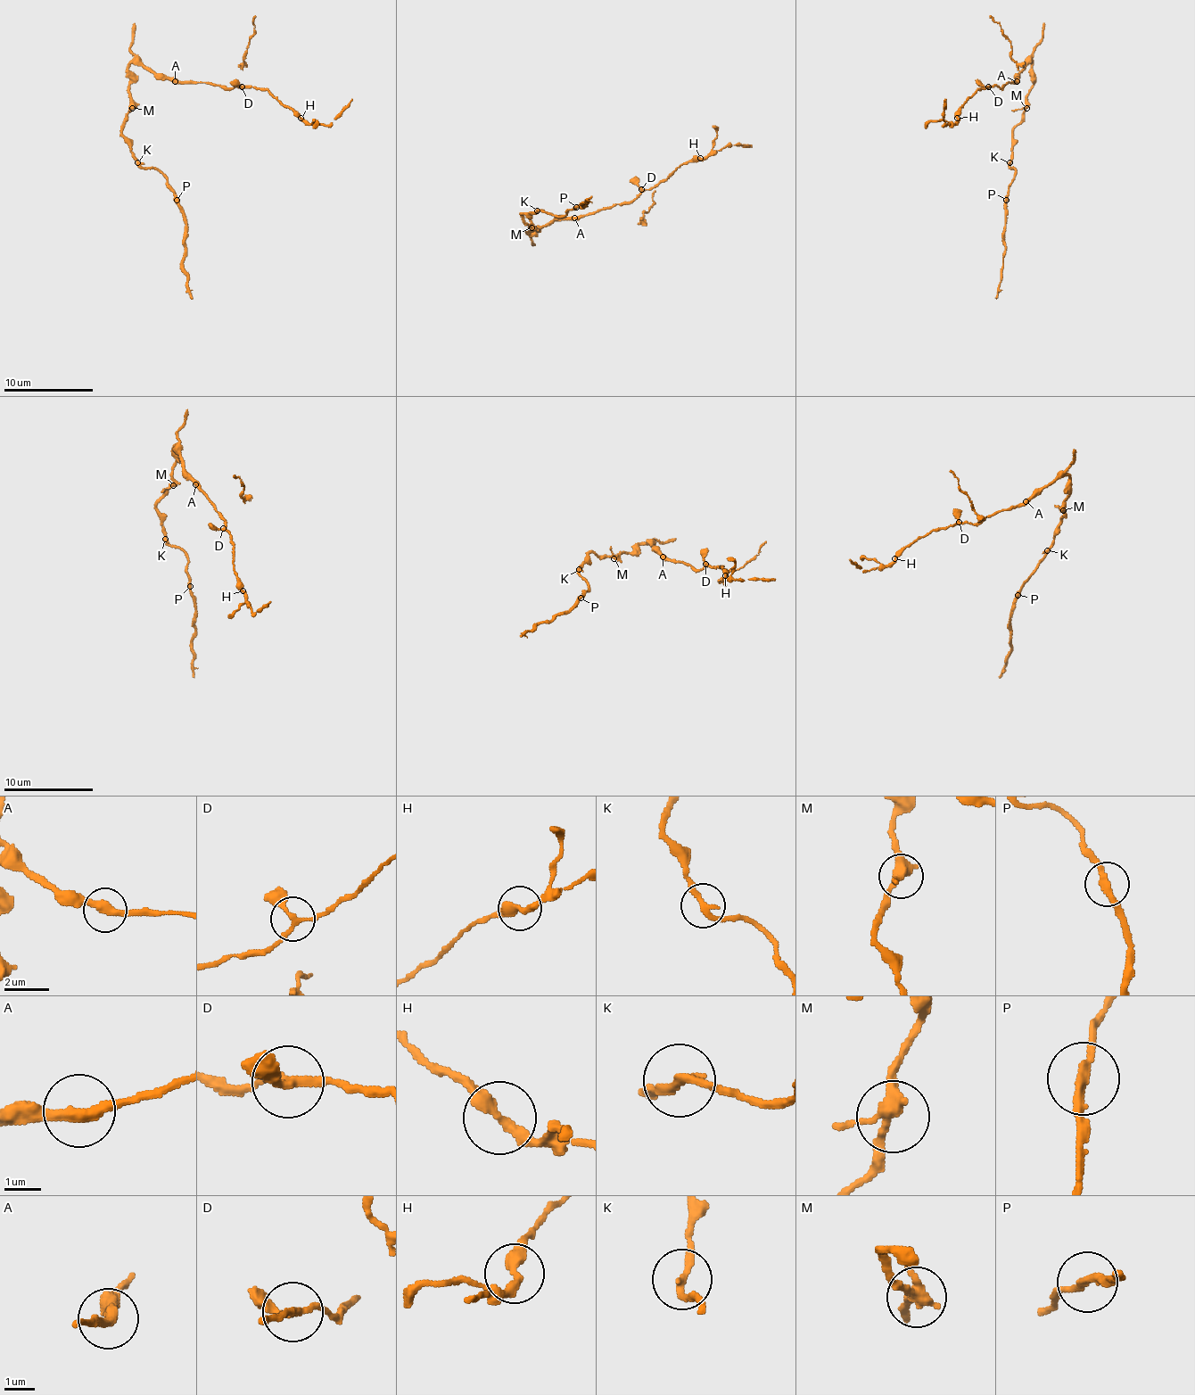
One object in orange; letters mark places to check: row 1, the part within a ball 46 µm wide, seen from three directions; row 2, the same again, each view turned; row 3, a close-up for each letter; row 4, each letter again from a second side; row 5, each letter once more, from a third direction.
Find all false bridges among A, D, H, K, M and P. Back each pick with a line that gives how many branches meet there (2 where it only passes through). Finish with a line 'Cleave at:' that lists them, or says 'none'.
P: branches 2
Cleave at: P

